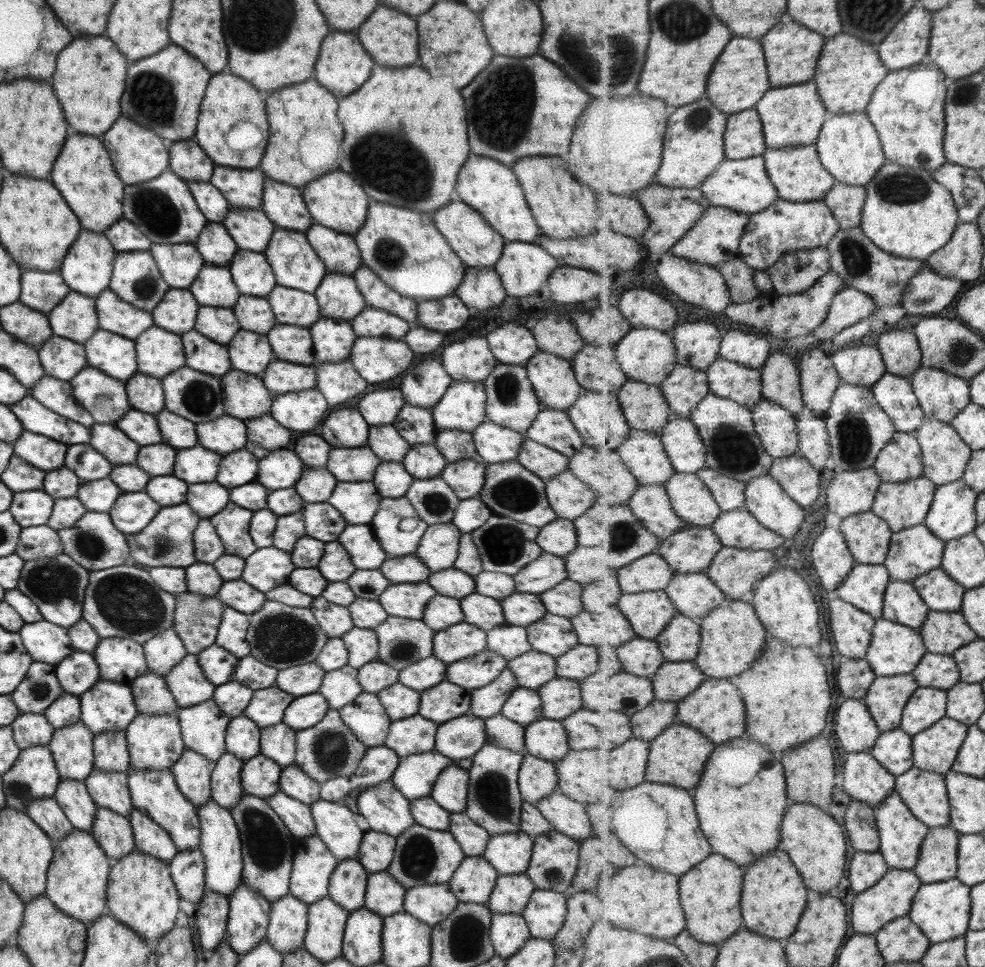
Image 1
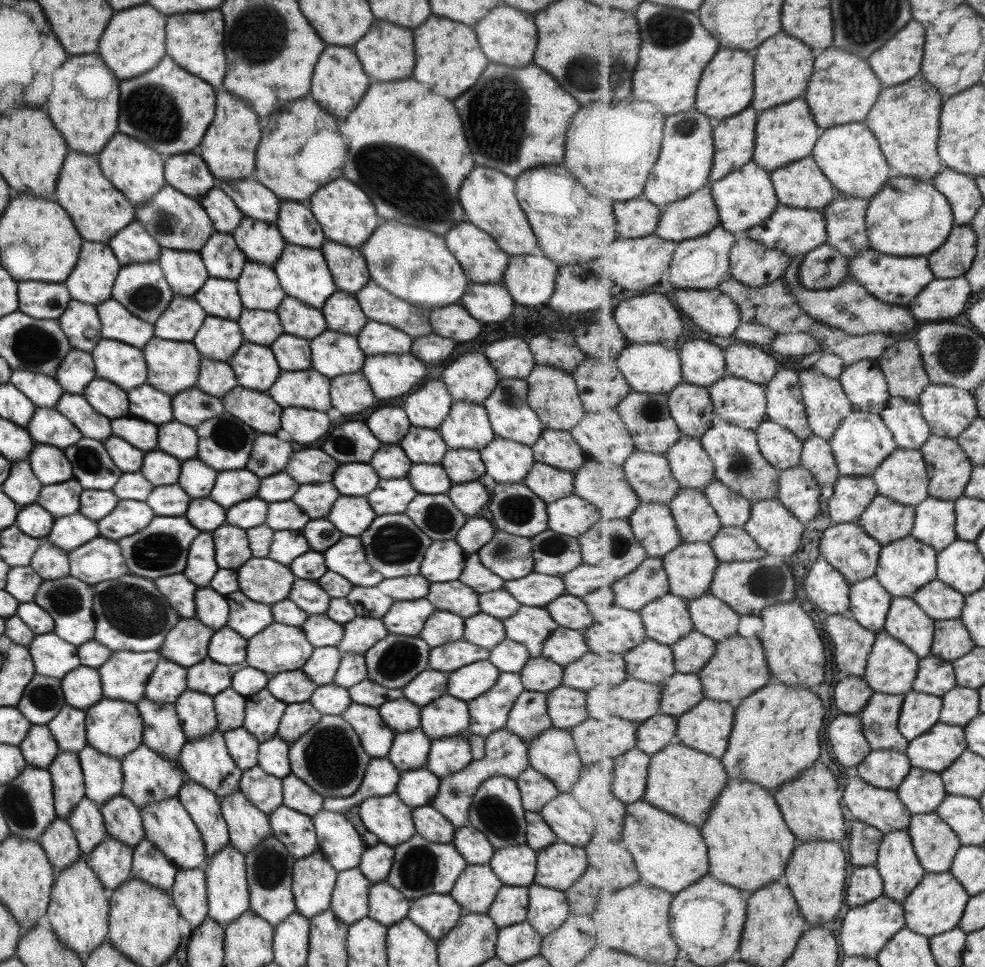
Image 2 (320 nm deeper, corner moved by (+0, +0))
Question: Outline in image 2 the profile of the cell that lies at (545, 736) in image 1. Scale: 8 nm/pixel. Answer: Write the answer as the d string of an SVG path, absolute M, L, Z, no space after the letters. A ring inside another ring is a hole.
M553 726L527 745L527 758L528 766L550 780L558 793L570 792L583 765L571 733Z

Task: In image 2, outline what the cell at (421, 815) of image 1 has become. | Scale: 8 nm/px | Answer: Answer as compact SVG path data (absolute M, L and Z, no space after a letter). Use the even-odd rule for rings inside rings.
M430 804L413 808L410 813L414 831L419 836L433 843L452 842L455 828Z

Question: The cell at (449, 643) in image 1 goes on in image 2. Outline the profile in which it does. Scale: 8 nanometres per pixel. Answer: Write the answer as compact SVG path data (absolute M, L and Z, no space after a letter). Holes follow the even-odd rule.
M462 638L447 642L441 646L430 648L428 654L428 668L437 672L448 674L461 668L485 660L488 651L465 642Z

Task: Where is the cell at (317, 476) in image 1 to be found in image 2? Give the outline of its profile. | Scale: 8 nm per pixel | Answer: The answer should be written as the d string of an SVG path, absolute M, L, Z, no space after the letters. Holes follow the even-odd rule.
M332 482L301 484L290 498L311 520L326 518L332 504L339 498Z

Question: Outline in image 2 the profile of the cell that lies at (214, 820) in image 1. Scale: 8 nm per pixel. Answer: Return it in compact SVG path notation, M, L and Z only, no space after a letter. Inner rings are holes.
M228 842L217 854L214 854L207 863L203 864L206 876L206 899L208 913L206 918L214 920L222 927L231 924L249 909L249 893L246 881L244 855L237 852Z

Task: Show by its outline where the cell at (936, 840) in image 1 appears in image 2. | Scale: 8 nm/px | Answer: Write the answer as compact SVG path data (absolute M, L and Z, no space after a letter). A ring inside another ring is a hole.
M937 812L913 813L908 831L914 840L915 852L927 873L950 870L963 844L958 834Z

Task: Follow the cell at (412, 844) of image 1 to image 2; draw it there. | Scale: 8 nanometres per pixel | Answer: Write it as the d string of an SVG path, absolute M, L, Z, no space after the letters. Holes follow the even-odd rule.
M415 833L409 840L393 848L391 870L385 882L398 890L409 901L428 894L449 895L457 877L466 867L466 861L453 848L452 843L429 842Z

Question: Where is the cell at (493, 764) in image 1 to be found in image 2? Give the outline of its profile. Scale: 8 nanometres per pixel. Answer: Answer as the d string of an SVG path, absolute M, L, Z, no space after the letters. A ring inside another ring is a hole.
M492 776L484 780L473 795L468 807L468 824L476 828L489 841L493 850L506 846L526 844L526 827L524 810L520 801L520 792L516 782L504 776Z

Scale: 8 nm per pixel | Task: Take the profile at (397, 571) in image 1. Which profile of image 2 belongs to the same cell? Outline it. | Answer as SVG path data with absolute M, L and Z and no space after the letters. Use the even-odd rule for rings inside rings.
M420 575L401 576L384 579L376 587L394 601L419 600L420 598L426 598L429 583Z

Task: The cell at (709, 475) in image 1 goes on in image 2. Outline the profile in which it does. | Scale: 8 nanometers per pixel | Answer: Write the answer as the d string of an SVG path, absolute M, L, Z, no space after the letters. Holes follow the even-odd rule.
M716 479L704 492L714 505L723 527L745 527L751 518L753 503Z

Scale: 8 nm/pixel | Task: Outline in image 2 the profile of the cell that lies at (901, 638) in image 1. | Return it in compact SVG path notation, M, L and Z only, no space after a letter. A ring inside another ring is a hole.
M886 629L876 636L864 676L867 683L874 692L907 694L913 691L919 656Z

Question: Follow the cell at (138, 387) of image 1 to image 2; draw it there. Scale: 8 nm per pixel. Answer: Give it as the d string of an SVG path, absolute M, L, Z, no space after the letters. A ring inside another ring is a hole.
M147 383L126 392L128 412L135 419L141 419L155 425L171 422L171 397L155 390Z

